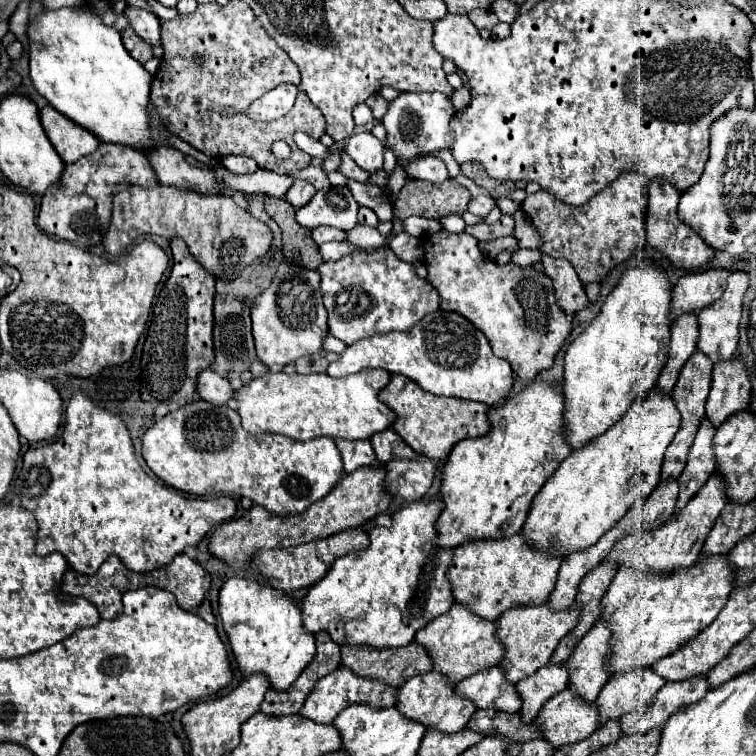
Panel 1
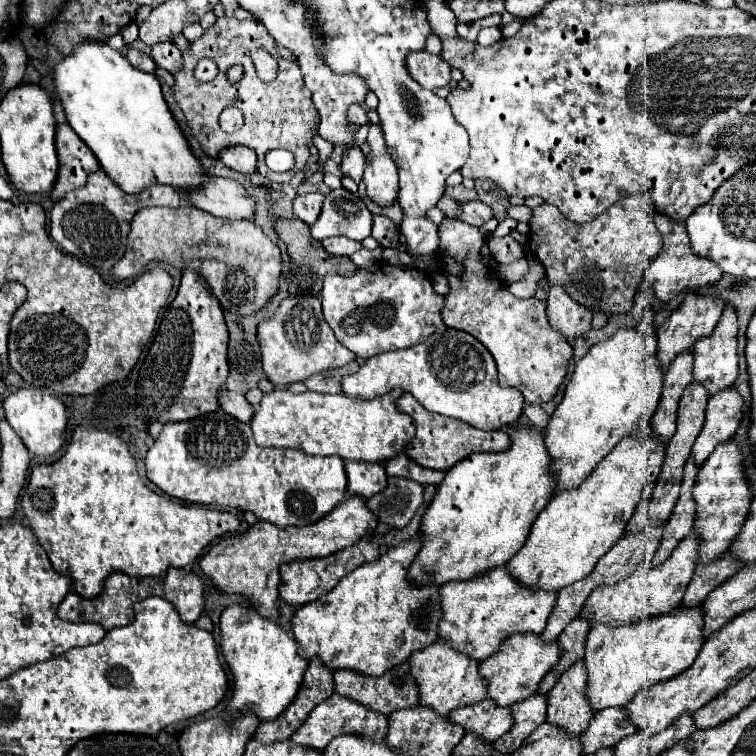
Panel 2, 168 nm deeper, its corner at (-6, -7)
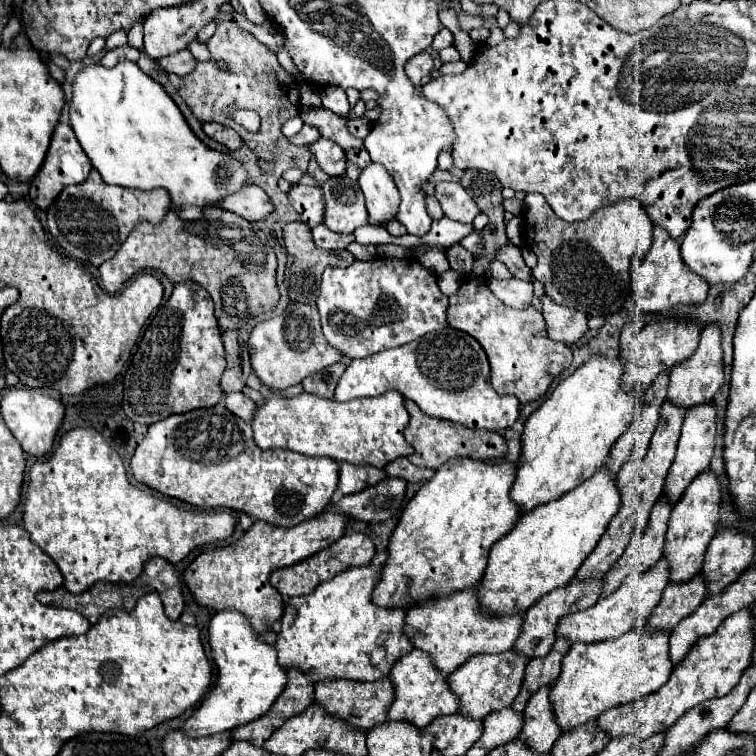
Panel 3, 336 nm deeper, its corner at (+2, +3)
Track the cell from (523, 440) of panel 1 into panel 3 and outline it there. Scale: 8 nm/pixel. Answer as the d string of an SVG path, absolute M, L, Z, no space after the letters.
M473 458L447 460L405 506L401 520L389 540L389 558L373 592L373 602L383 608L395 608L407 602L411 602L407 606L415 606L415 602L427 598L427 594L447 594L445 590L463 590L463 586L479 582L483 578L491 546L503 538L521 516L521 508L509 496L517 468L519 464L511 462L509 458L499 458L495 462Z

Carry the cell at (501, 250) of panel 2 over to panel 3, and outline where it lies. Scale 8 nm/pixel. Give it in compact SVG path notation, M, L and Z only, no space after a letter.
M505 244L505 246L497 248L495 250L495 260L503 262L515 274L515 278L521 278L521 280L531 280L533 278L531 270L525 266L525 262L521 258L519 248L513 246L513 244Z

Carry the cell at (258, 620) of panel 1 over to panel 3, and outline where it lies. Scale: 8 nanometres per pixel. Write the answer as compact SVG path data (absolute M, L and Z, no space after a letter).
M229 608L213 614L209 644L219 676L213 690L183 726L183 732L191 736L211 736L261 718L275 704L287 682L287 670L279 666L275 646L267 644L237 610Z

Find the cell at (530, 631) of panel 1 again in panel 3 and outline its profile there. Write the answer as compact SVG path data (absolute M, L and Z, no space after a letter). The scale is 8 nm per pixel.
M515 650L469 658L461 668L451 674L451 690L455 690L455 694L459 694L461 698L459 712L471 714L473 718L485 718L493 710L511 706L521 690L525 666L529 664L529 660L529 656L523 656Z

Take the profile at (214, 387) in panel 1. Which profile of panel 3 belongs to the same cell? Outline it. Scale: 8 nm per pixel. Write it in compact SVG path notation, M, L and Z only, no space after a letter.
M243 392L225 394L225 406L245 422L251 422L251 414L255 414L255 402L247 398Z

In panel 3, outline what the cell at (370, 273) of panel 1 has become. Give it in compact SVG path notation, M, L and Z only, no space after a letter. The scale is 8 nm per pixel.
M415 258L355 260L347 268L327 268L317 304L327 342L351 358L365 358L387 348L403 346L447 326L447 296L441 294L435 274Z

